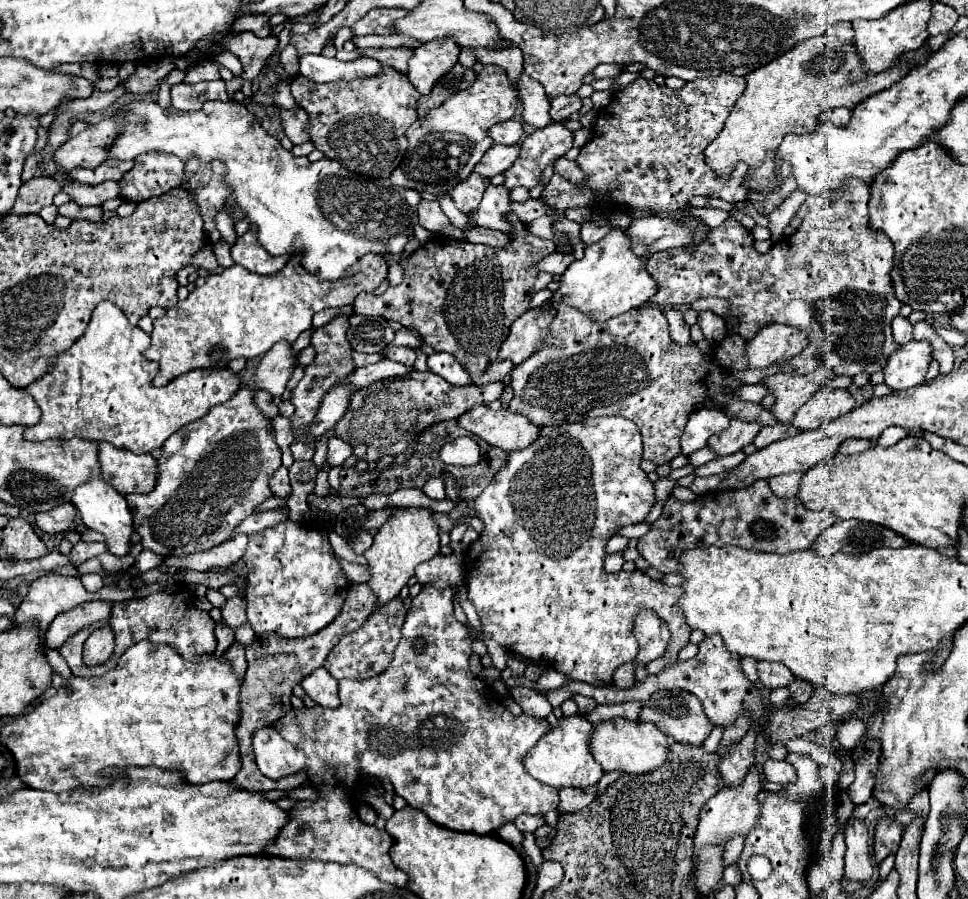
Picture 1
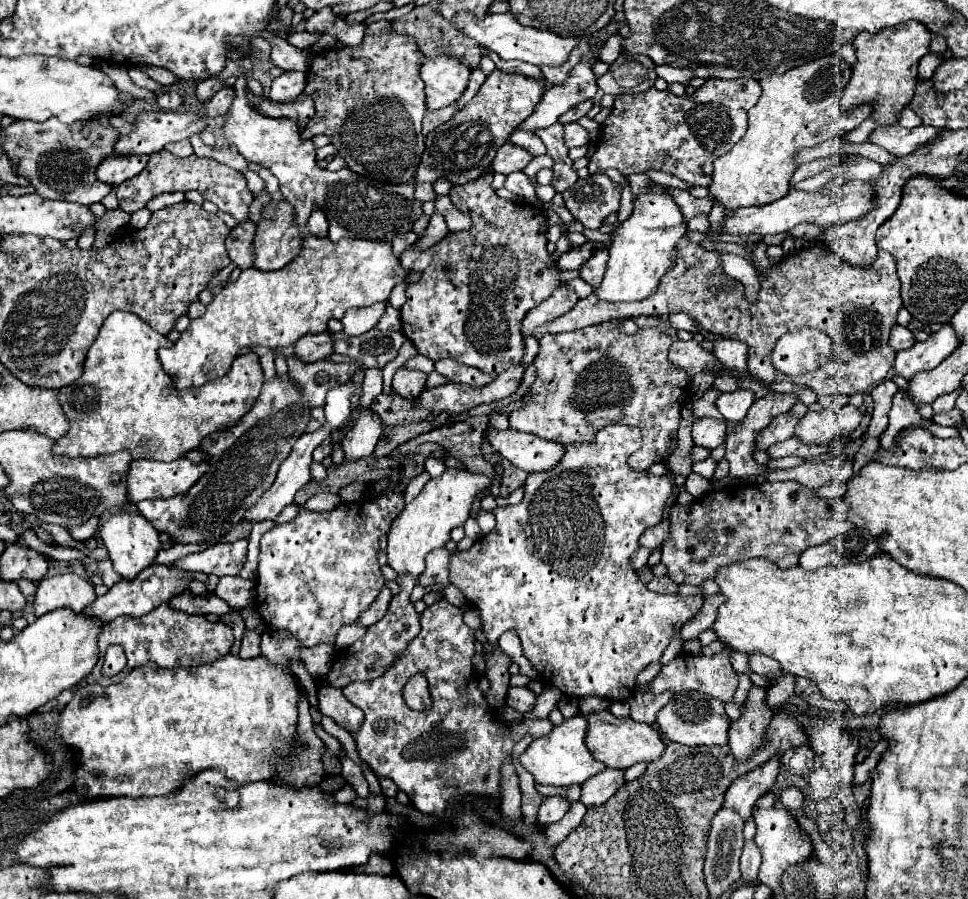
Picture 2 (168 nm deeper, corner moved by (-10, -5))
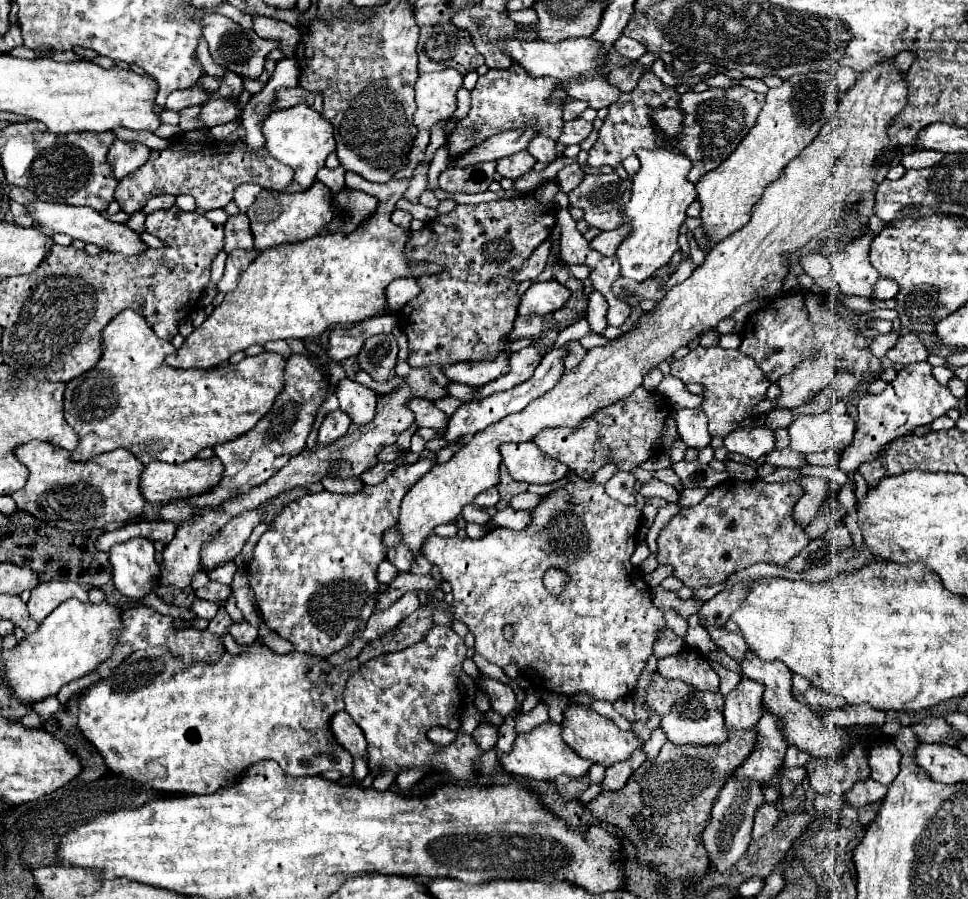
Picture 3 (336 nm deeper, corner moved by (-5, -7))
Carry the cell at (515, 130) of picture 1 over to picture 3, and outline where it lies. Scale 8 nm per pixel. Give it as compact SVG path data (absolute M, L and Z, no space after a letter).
M536 135L530 145L528 145L528 151L530 155L536 157L536 161L542 161L542 163L552 163L554 159L558 159L558 151L556 151L556 143L544 135Z

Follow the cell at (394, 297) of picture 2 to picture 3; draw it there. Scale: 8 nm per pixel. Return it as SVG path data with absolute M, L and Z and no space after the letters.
M382 315L382 317L372 317L360 323L354 323L350 329L334 329L330 333L330 349L326 353L334 361L342 361L352 355L358 355L358 351L362 349L362 343L368 337L392 333L394 325L396 325L396 319L392 315Z

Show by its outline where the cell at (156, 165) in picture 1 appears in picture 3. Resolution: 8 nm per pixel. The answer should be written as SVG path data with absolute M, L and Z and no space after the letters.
M186 141L186 143L172 143L170 147L160 149L160 151L150 151L150 159L142 167L138 167L138 171L134 171L134 175L128 175L126 179L118 181L116 201L120 203L122 211L124 213L136 213L152 197L166 195L166 193L170 193L170 195L192 195L196 199L196 205L204 211L222 209L232 201L234 189L242 183L258 183L260 187L268 187L268 189L276 189L276 191L284 191L292 183L294 169L286 167L284 163L278 163L266 151L266 147L262 147L256 153L250 153L246 143L242 143L240 147L236 147L232 151L220 151L220 147L216 147L216 145L218 143L190 143L190 141Z

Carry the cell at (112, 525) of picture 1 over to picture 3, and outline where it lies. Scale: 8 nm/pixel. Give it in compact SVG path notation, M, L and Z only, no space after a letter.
M142 537L110 549L112 579L124 597L140 601L154 591L154 579L158 579L158 563L154 553L152 541Z

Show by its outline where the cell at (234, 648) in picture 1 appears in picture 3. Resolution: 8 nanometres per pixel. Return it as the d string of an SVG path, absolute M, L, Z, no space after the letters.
M240 621L240 623L232 623L228 627L228 633L234 637L236 643L240 645L248 645L248 643L254 643L258 641L258 631L256 627L252 627L248 621Z

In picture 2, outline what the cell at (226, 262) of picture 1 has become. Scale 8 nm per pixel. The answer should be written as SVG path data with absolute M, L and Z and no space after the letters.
M247 221L237 225L235 229L231 229L231 233L225 239L225 247L227 253L231 257L231 261L239 267L239 269L247 269L253 265L253 235L255 235L257 225Z

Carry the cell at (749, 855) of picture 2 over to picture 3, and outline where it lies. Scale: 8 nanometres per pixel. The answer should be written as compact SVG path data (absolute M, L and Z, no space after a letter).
M766 803L758 809L756 813L756 819L754 819L754 831L752 831L752 841L760 839L762 835L766 835L768 831L772 831L772 827L776 825L780 813L776 809L774 803Z

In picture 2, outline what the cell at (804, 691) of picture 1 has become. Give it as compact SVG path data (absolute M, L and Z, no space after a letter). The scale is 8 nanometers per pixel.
M801 677L795 679L795 695L801 697L803 701L807 701L811 707L817 707L817 709L847 711L845 703L835 703L835 701L823 697L823 693L819 691L819 687L813 681L809 681L809 679L801 679Z

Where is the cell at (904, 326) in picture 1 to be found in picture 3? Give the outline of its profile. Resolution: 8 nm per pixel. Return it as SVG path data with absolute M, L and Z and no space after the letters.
M892 331L892 333L886 333L886 335L876 335L876 337L872 337L872 341L870 341L870 351L872 351L878 359L884 359L884 357L886 357L886 351L896 345L896 339L898 339L898 335L896 335L894 331Z

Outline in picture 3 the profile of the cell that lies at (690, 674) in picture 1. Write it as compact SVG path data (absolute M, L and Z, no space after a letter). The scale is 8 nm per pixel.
M684 647L676 655L658 659L658 673L662 673L666 679L682 679L696 685L696 689L712 693L716 693L720 685L718 673L696 649L690 647Z

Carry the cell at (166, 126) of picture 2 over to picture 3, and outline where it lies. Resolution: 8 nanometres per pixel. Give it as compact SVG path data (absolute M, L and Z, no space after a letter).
M212 97L204 107L200 119L206 123L206 127L224 125L230 121L236 121L240 117L242 109L238 107L238 97Z

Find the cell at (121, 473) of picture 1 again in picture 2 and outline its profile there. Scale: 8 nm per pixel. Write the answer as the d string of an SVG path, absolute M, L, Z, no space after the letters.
M183 457L169 463L133 459L127 471L127 503L175 497L187 491L205 471L205 463L191 463Z

